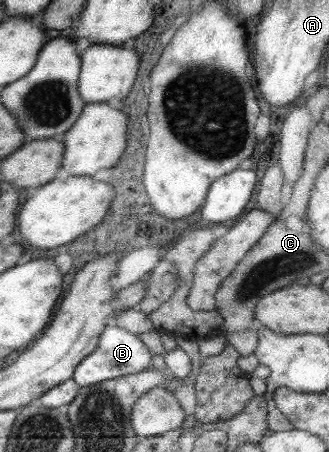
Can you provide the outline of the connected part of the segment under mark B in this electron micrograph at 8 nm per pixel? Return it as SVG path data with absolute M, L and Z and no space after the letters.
M111 321L100 335L96 350L81 360L75 368L73 379L78 386L88 387L91 384L101 383L103 380L134 374L153 367L150 364L152 355L138 334L128 332Z

